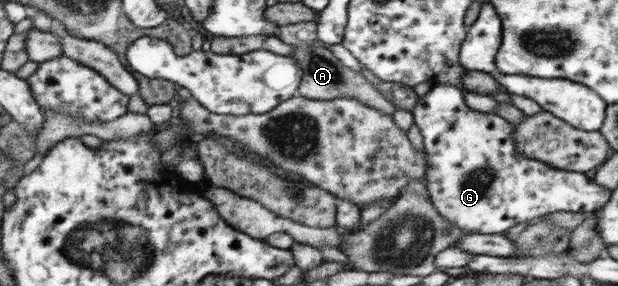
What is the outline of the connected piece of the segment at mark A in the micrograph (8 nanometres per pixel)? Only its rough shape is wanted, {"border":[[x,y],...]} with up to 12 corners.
{"border":[[301,42],[300,96],[355,98],[393,115],[396,108],[328,48]]}

